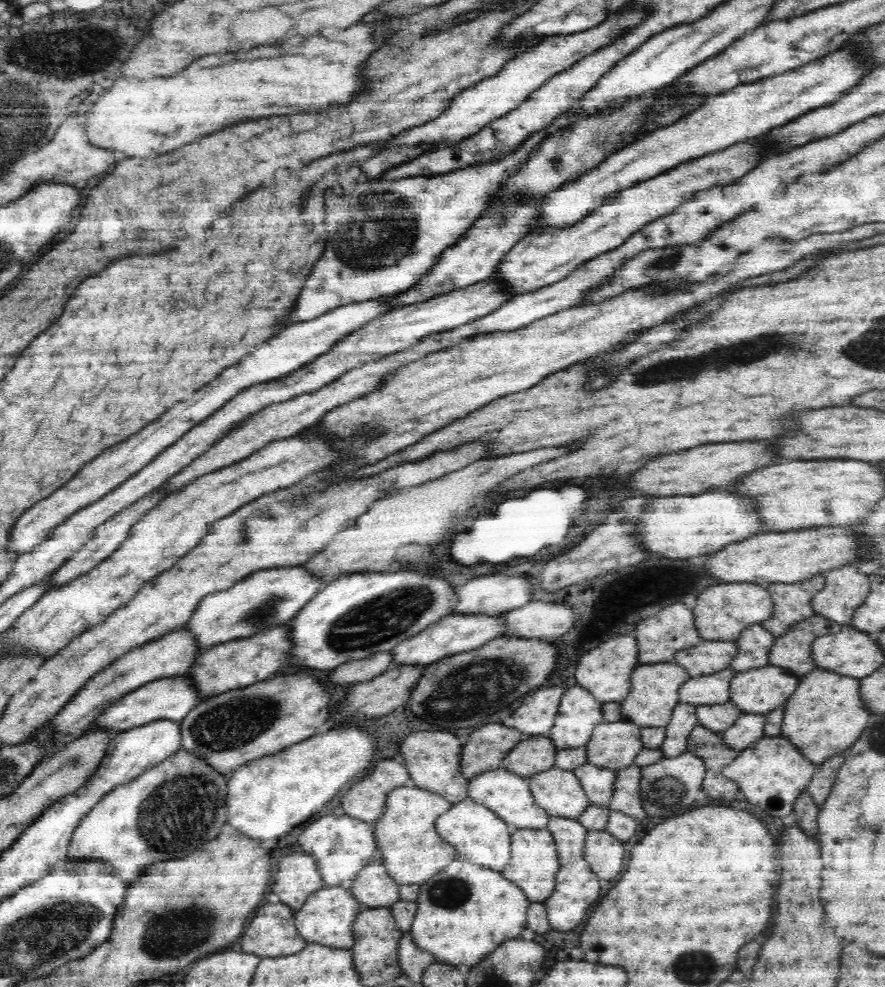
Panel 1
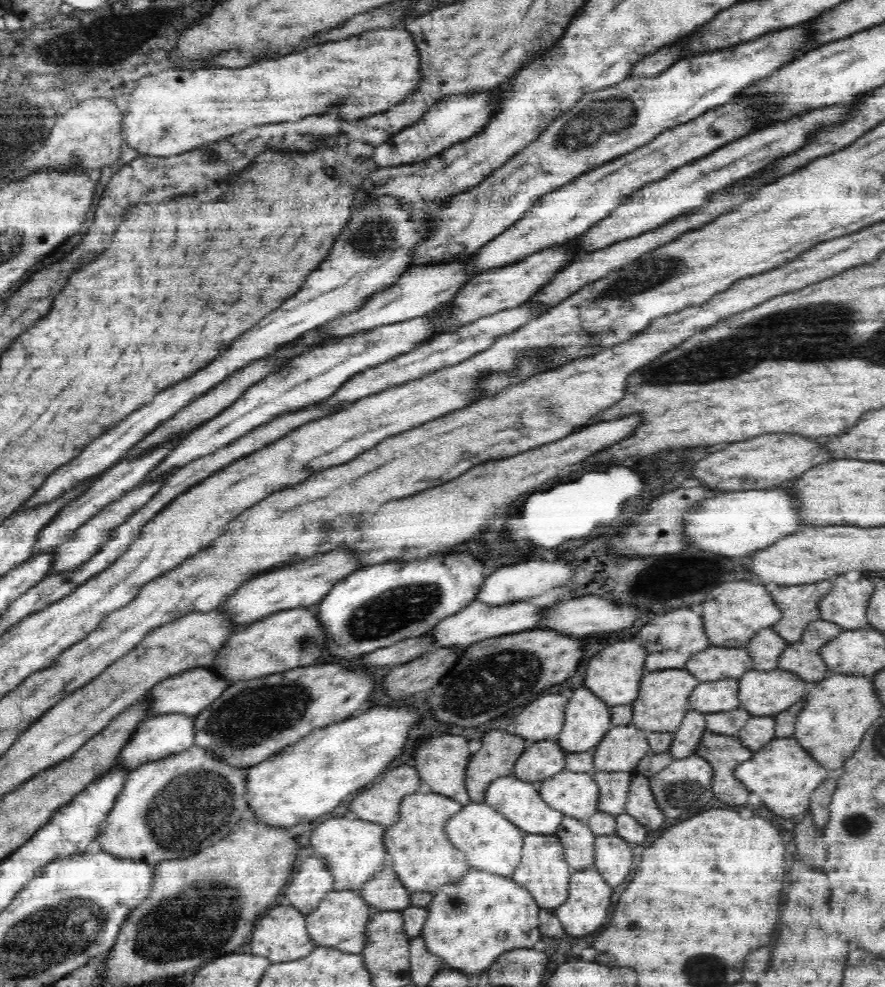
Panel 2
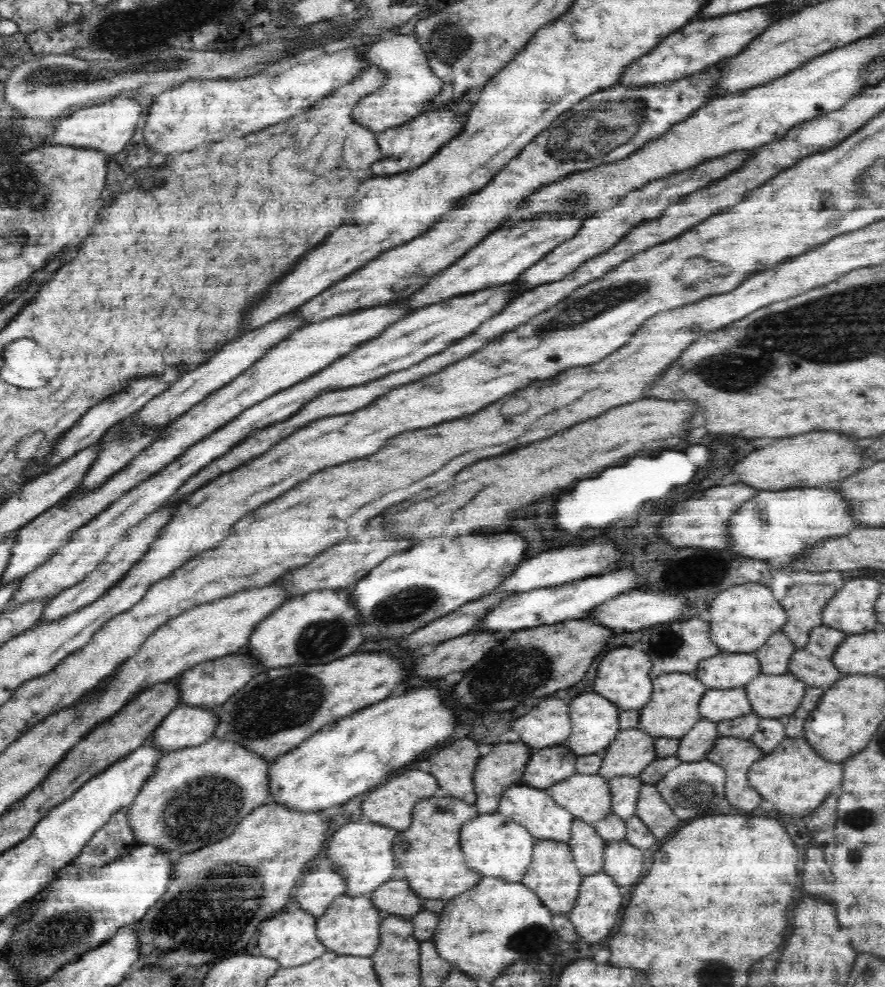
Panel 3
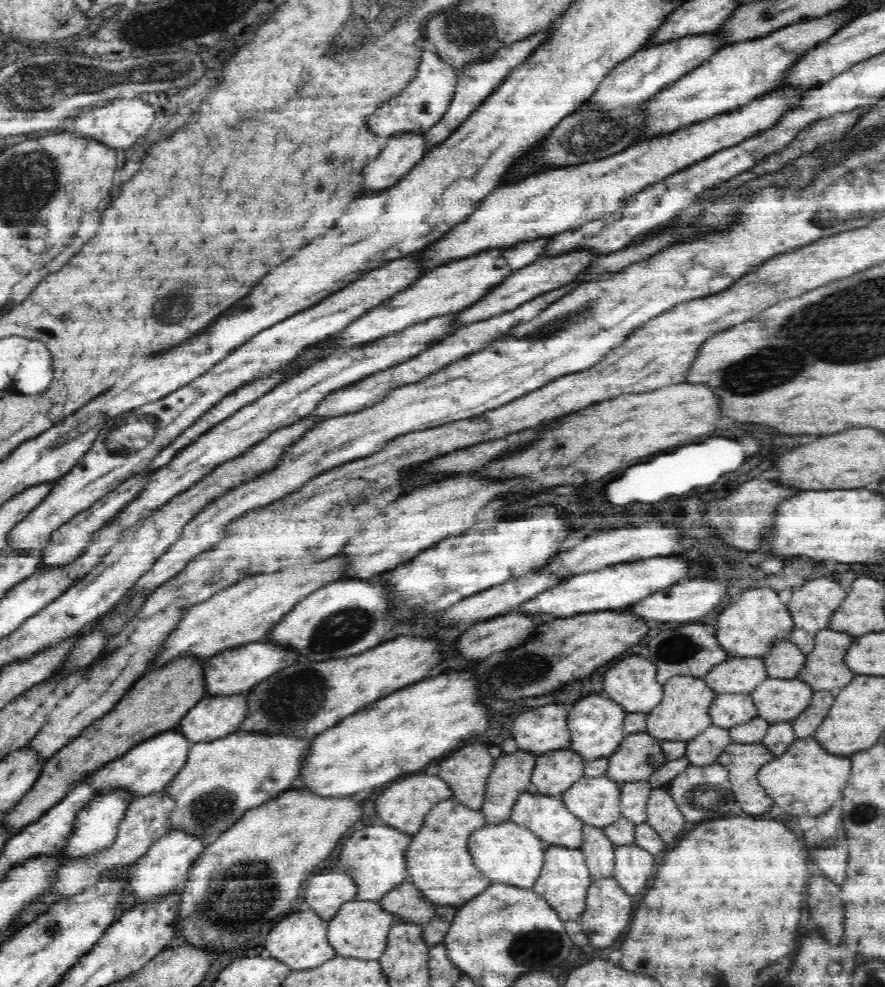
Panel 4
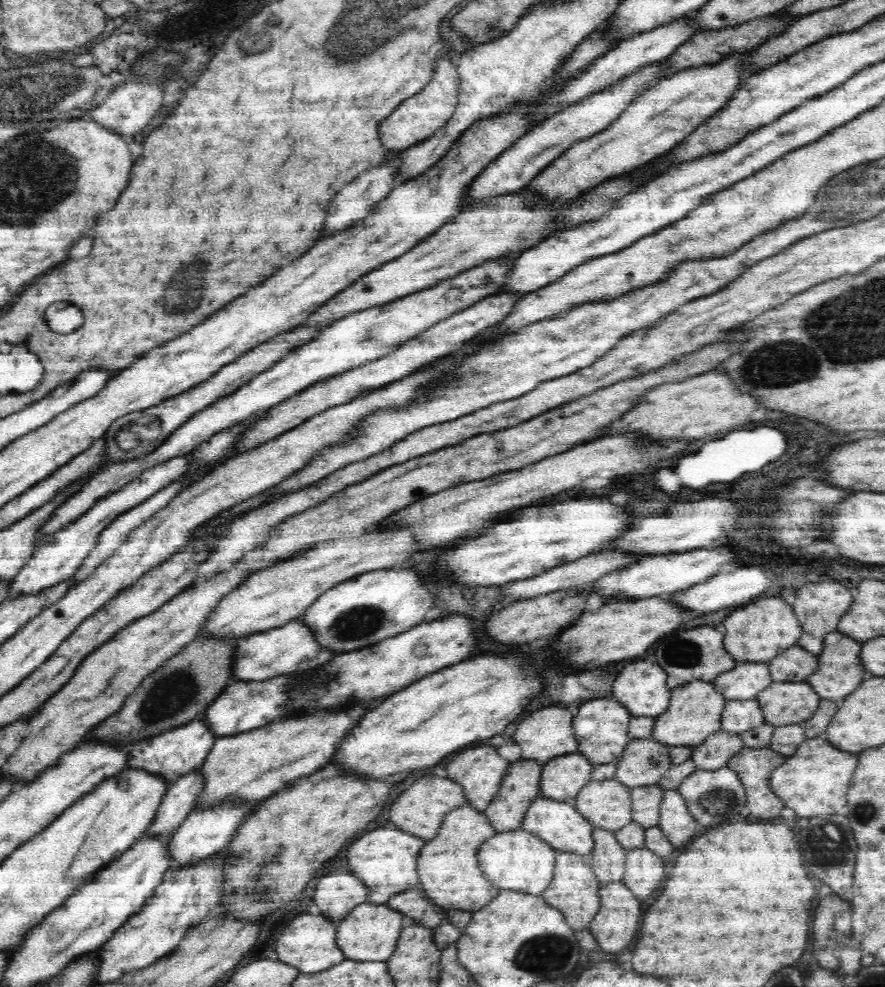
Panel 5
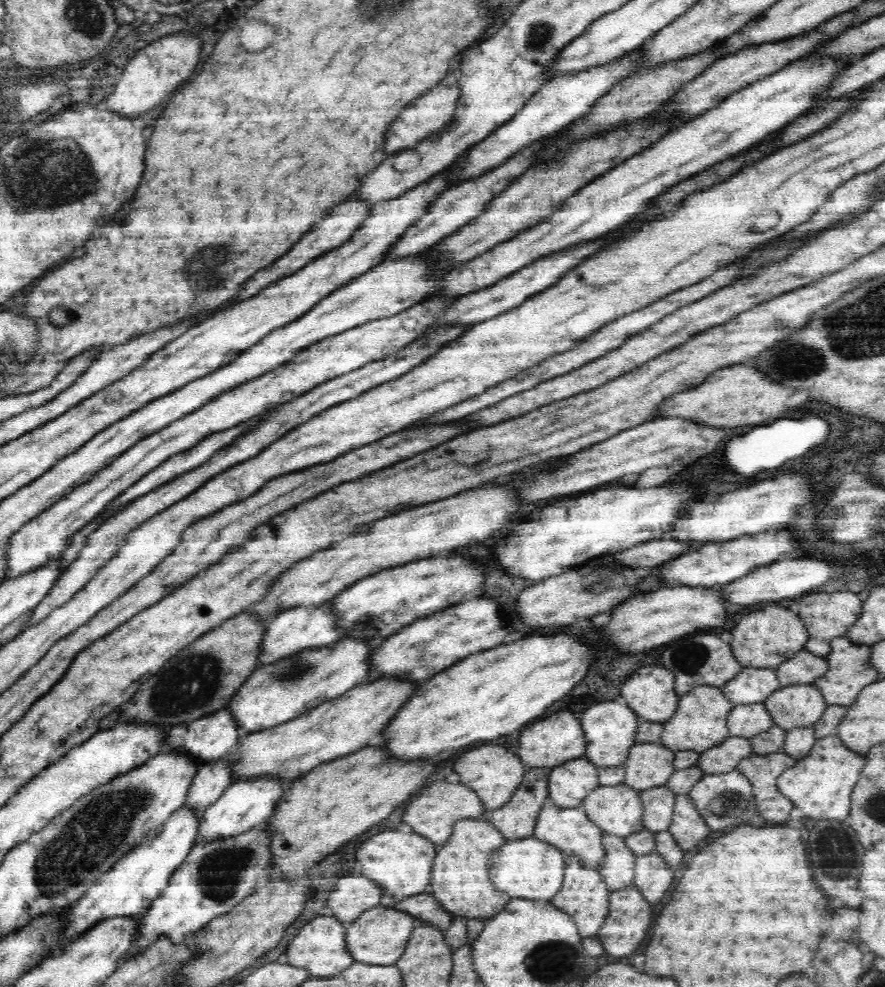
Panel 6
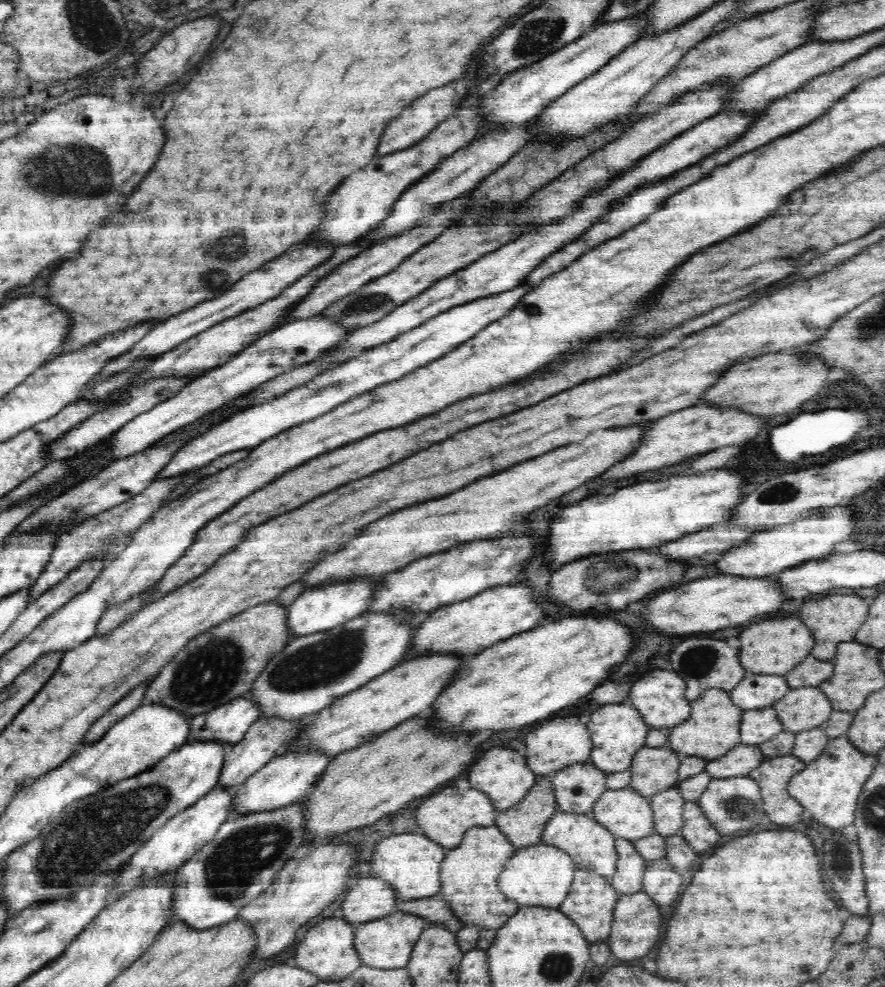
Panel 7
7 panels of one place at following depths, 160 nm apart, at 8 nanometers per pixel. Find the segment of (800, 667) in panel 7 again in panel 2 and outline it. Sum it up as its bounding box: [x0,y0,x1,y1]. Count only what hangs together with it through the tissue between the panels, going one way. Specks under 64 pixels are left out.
[745,628,789,671]

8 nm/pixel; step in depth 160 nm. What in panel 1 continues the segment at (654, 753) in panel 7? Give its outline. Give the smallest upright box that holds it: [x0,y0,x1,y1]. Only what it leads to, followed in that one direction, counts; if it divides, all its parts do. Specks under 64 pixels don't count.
[586,721,642,772]

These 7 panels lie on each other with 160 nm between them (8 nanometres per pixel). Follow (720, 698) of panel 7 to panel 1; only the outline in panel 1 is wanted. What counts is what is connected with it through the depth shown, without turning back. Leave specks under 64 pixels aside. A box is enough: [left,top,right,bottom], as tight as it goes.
[620,662,690,727]

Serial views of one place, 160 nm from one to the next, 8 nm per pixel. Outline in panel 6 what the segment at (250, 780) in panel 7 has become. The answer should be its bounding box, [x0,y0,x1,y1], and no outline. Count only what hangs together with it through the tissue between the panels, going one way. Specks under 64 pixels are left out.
[194,776,300,846]

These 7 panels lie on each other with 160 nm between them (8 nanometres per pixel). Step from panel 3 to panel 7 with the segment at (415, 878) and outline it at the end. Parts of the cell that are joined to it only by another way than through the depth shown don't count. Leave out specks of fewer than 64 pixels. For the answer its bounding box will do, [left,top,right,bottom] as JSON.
[440,824,515,929]

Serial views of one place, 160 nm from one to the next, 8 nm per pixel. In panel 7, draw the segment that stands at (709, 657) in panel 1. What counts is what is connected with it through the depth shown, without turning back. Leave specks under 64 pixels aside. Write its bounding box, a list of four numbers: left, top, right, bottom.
[729,671,790,711]

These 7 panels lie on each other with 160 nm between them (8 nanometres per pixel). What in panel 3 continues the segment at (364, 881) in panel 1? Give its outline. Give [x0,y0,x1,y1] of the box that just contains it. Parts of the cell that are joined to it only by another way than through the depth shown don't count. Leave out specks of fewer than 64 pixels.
[370,874,423,918]

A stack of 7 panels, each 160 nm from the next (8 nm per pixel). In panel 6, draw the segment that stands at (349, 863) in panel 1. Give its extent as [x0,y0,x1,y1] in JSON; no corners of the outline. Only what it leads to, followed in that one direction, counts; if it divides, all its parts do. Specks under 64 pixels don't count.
[358,830,437,907]

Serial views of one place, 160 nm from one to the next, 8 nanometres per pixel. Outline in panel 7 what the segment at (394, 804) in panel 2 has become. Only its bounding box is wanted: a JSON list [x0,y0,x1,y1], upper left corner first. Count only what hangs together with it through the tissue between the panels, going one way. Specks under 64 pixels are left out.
[416,788,497,850]

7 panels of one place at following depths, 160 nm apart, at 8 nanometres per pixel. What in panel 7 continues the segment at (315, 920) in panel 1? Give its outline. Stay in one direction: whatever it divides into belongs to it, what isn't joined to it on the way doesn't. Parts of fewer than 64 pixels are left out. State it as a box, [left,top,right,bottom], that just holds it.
[355,909,426,969]

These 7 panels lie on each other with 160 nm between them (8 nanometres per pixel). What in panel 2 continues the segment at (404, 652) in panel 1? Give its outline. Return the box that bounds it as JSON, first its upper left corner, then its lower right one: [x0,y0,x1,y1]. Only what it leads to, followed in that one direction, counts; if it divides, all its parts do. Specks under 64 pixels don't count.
[429,599,542,648]

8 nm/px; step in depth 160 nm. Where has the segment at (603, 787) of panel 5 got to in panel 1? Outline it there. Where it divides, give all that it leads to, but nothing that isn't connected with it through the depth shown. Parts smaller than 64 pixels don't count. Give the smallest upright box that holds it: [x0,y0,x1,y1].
[527,766,591,819]

